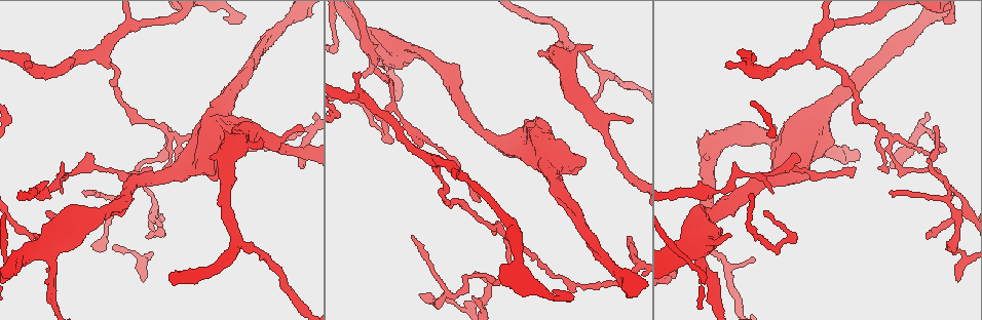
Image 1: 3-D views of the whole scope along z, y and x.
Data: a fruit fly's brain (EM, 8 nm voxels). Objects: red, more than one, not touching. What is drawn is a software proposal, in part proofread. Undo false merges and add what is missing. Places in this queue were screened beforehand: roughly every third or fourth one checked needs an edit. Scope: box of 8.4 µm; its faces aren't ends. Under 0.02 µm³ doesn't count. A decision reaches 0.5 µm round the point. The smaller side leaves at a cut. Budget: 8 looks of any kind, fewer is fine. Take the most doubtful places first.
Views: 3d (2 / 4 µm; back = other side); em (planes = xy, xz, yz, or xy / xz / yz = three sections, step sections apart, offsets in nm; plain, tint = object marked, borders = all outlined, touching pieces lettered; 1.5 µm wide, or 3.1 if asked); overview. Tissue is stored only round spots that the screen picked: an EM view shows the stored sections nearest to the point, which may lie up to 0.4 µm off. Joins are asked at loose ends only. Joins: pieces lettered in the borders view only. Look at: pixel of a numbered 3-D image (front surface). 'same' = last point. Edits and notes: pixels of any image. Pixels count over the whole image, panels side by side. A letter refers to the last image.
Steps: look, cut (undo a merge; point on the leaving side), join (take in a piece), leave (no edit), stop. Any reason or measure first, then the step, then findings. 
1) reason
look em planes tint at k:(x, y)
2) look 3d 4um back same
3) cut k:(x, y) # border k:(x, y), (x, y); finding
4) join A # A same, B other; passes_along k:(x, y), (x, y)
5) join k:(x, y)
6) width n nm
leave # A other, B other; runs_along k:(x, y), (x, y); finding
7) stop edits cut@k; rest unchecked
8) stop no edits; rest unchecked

branch stops here
look 3d 2um at 1:(632, 237)

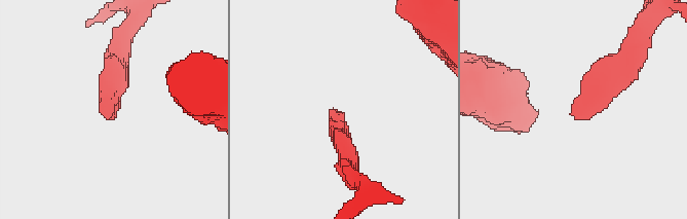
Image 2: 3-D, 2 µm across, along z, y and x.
need the tissue
look em planes borders at 2:(575, 117)

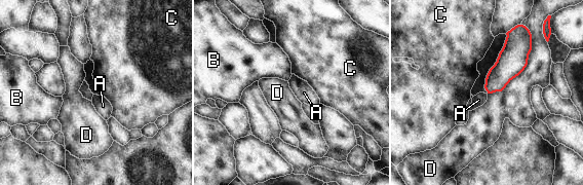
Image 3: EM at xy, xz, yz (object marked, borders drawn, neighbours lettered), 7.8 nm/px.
longest_contact D 600 nm
leave # A other, B other, C other, D other; border 3:(532, 35), (527, 66), (488, 94); none of them fits

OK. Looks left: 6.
thin end
look 3d 4um at 1:(854, 169)

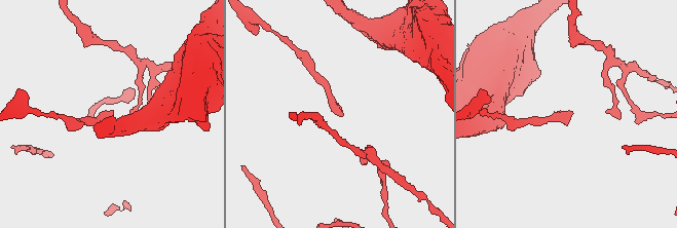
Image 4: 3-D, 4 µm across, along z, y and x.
look em planes borders at 4:(111, 113)

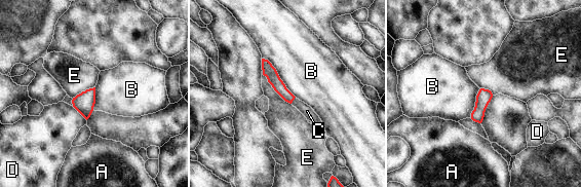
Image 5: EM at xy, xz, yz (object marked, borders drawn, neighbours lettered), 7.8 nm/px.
join C # A other, B other, C same, D other, E other; passes_along 5:(273, 78), (294, 99), (307, 111); it goes on there

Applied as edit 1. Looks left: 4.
thin end
look em yz step 4 tint at 1:(753, 261)

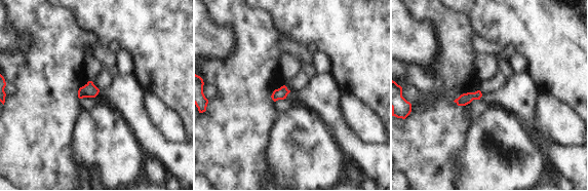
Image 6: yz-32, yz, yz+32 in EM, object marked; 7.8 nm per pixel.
look em planes borders same

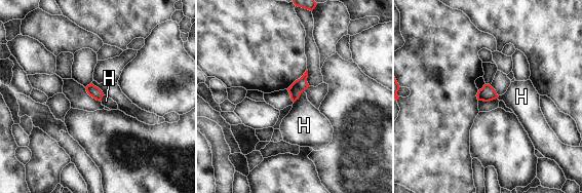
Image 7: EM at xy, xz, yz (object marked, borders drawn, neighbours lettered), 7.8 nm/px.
leave # H other; border 7:(304, 90), (294, 103); none of them fits

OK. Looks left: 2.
stop edits join@5; rest unchecked

